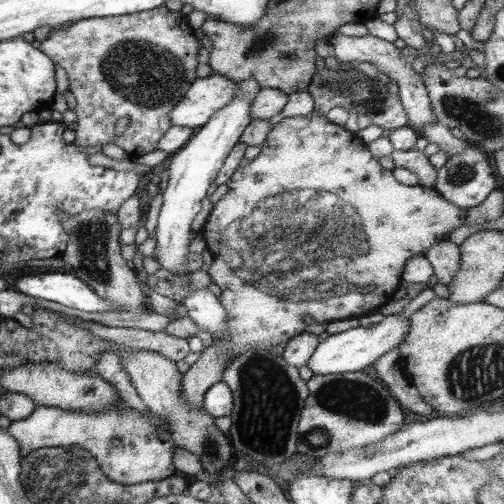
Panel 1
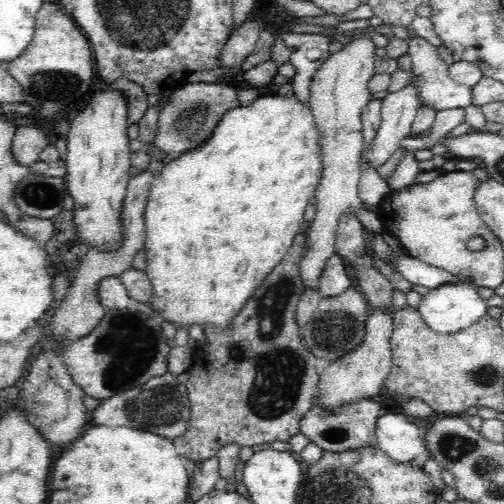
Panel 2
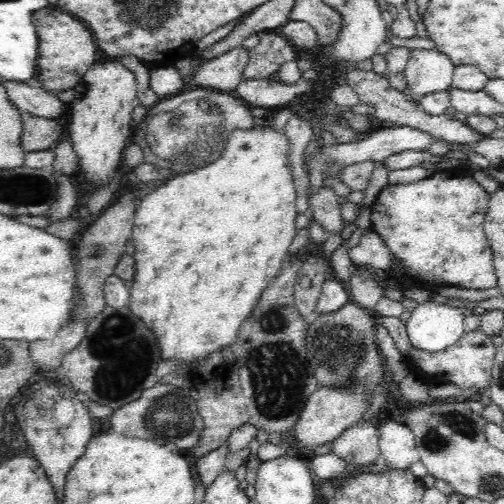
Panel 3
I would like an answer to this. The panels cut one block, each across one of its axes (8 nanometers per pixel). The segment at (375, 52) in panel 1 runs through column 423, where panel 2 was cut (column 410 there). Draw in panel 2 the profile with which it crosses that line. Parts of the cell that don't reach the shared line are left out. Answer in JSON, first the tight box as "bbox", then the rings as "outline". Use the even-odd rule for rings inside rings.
{"bbox":[364,84,420,170],"outline":[[[412,84],[400,92],[390,92],[382,100],[382,124],[378,128],[378,134],[368,144],[368,150],[364,152],[364,158],[368,166],[378,170],[386,160],[392,158],[394,152],[400,150],[402,140],[410,136],[410,128],[416,120],[416,114],[420,110],[418,92]]]}

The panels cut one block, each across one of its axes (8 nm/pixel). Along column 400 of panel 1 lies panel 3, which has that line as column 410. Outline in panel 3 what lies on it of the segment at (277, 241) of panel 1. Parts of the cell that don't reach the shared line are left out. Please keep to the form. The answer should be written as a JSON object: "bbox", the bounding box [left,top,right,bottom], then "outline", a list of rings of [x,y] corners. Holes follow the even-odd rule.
{"bbox":[372,168,498,290],"outline":[[[460,168],[450,170],[434,170],[426,180],[414,184],[388,184],[378,200],[372,204],[372,230],[382,238],[388,246],[390,254],[402,262],[396,274],[388,276],[388,280],[404,280],[404,288],[416,286],[412,284],[414,276],[422,276],[440,286],[458,286],[458,288],[474,288],[486,290],[498,286],[496,268],[492,262],[494,250],[490,248],[490,240],[484,232],[484,216],[490,210],[490,194],[474,182],[474,178],[466,176]]]}

